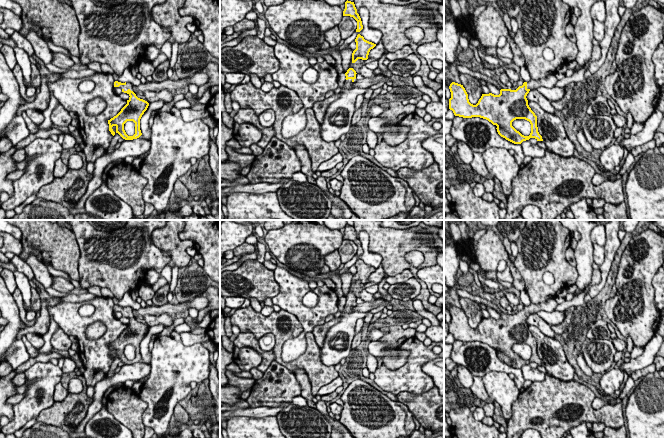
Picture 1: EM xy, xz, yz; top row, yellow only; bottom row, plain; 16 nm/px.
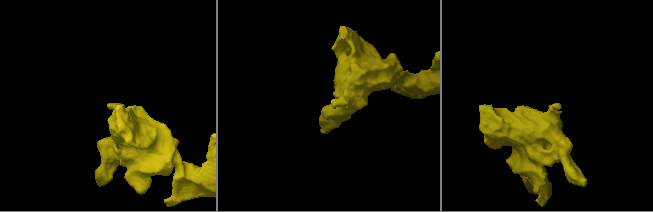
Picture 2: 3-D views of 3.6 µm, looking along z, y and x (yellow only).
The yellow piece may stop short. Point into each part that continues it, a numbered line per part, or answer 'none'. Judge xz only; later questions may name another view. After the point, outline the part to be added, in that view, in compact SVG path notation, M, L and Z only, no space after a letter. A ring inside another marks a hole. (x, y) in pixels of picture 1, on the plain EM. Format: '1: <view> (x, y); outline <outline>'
1: xz (348, 308); outline M352 303L345 304L343 312L350 314L350 313L352 313L352 310L353 310L353 308L355 306L357 306L357 303L354 303L354 304L352 304Z

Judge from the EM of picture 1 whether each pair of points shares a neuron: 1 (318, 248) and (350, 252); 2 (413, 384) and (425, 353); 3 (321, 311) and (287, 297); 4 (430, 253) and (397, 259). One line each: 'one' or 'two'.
1: two
2: one
3: one
4: one

